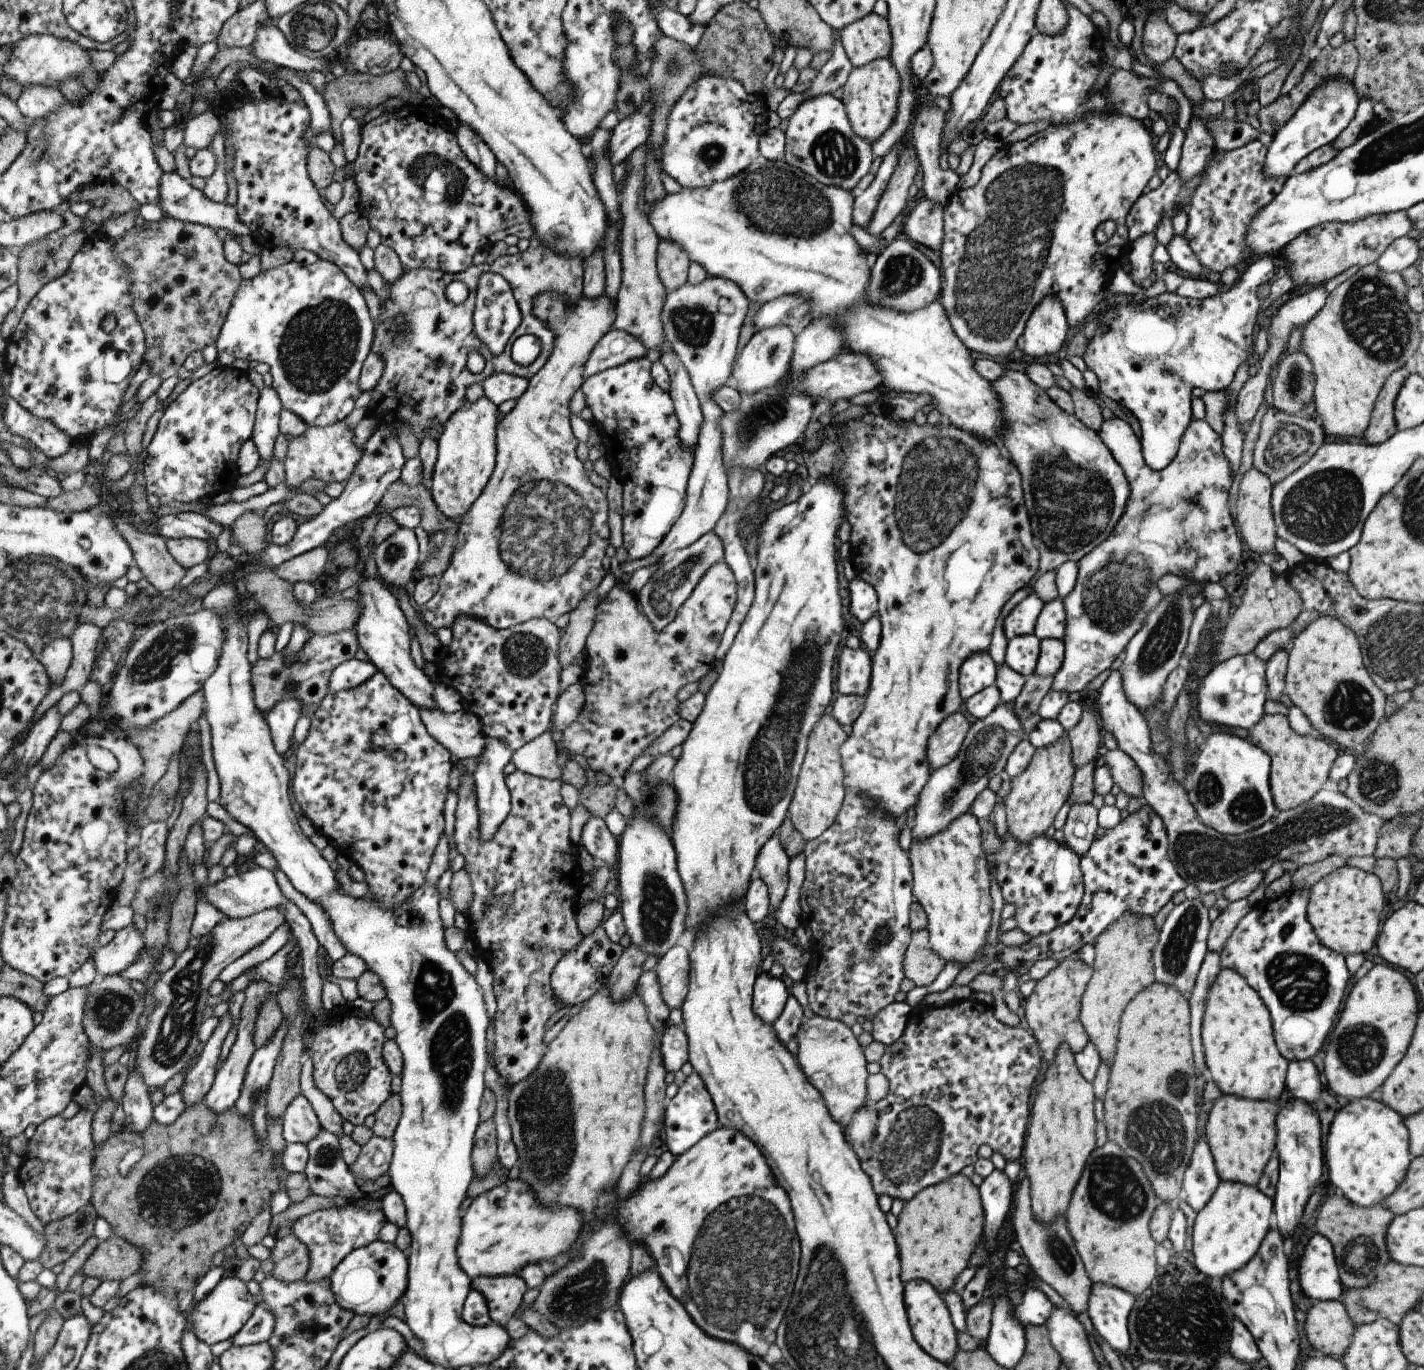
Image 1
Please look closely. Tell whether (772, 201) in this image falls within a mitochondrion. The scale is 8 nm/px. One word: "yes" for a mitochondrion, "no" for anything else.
yes

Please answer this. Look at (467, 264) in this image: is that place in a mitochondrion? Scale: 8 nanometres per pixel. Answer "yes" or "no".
no

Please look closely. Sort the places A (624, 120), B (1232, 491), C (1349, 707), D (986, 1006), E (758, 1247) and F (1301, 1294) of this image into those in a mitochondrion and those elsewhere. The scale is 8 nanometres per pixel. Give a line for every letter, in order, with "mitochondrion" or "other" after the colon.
A: other
B: other
C: mitochondrion
D: other
E: mitochondrion
F: other

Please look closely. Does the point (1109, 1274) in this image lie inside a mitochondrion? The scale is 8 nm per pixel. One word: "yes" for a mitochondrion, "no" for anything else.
no

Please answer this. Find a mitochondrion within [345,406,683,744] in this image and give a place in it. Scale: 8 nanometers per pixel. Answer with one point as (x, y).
(548, 526)

